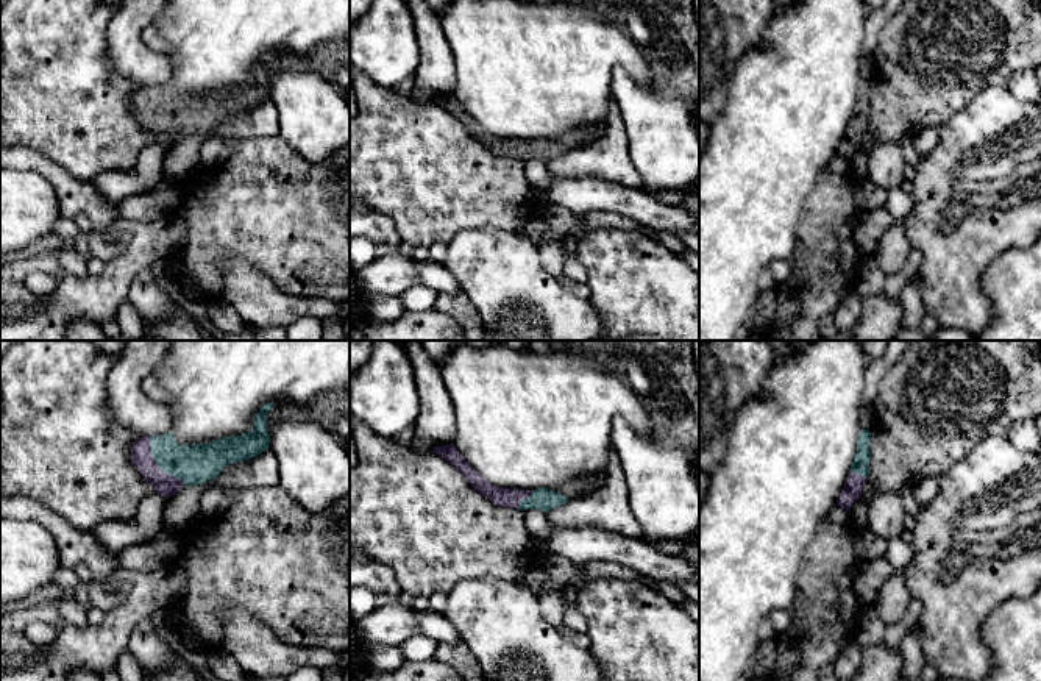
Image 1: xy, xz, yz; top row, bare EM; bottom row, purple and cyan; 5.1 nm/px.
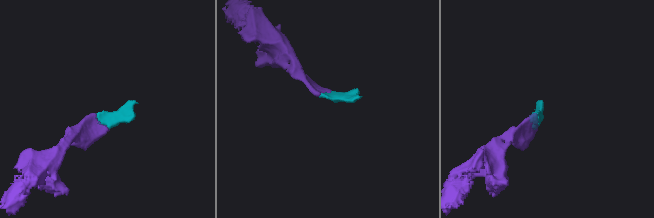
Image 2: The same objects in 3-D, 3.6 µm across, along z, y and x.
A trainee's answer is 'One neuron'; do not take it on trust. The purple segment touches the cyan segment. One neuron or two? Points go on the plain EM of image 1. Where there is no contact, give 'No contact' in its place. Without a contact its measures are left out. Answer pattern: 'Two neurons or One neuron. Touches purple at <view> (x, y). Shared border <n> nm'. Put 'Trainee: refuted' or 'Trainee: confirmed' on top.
Trainee: confirmed
One neuron. Touches purple at xy (158, 116). Shared border 320 nm

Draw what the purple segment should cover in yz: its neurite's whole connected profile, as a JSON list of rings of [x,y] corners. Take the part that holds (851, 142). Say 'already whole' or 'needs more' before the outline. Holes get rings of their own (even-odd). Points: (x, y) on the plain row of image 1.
needs more | [[[863,80],[858,86],[857,105],[851,116],[851,123],[837,150],[837,155],[846,159],[847,162],[851,161],[854,153],[862,147],[862,141],[868,131],[871,109],[869,94],[871,83],[869,80]]]

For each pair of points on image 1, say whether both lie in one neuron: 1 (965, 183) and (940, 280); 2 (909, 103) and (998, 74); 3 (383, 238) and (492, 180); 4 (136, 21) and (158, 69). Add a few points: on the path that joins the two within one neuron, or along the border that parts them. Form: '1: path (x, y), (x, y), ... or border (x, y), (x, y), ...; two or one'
1: path (957, 206), (957, 221), (952, 225), (952, 256); one
2: path (930, 82), (938, 74), (976, 74); one
3: border (367, 206), (383, 211), (392, 221), (401, 242); two
4: path (135, 33), (135, 46), (145, 57); one

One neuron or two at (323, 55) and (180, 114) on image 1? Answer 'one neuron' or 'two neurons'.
one neuron

